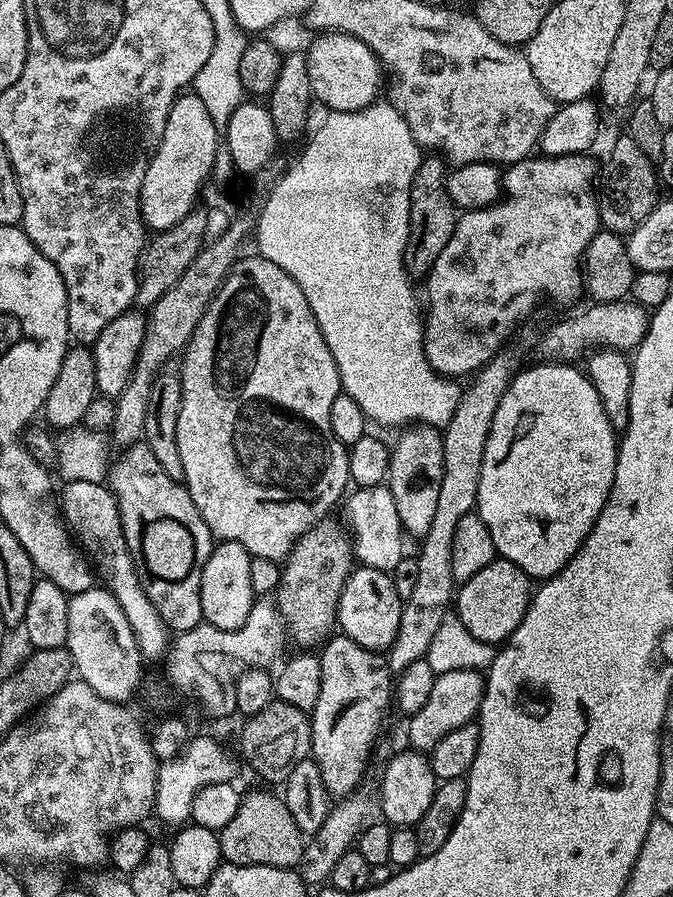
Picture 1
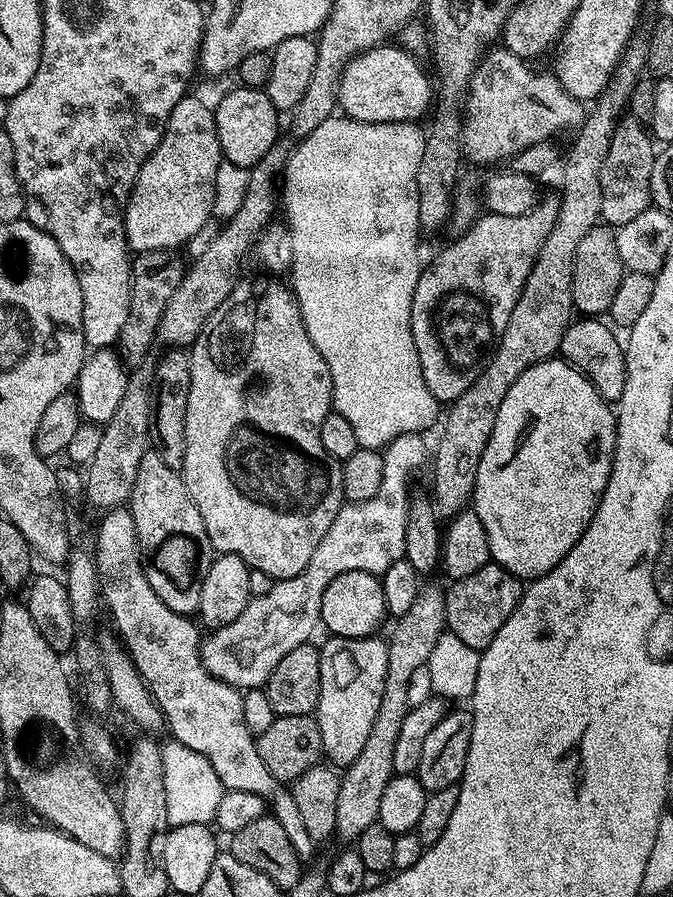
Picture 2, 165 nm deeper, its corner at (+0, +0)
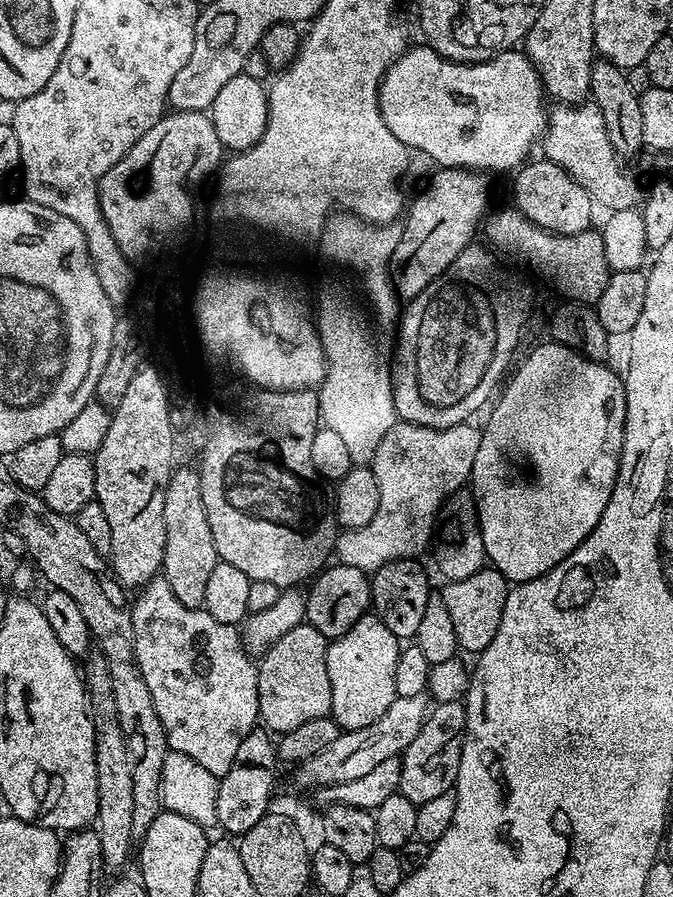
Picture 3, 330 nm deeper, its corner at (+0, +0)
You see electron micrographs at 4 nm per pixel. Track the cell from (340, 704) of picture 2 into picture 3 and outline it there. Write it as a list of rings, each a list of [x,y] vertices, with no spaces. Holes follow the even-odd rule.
[[[365,614],[346,630],[346,634],[335,637],[326,650],[326,674],[330,674],[330,694],[332,695],[331,717],[341,730],[362,730],[370,722],[378,722],[390,702],[396,700],[394,690],[394,670],[398,667],[401,641],[375,614]]]

